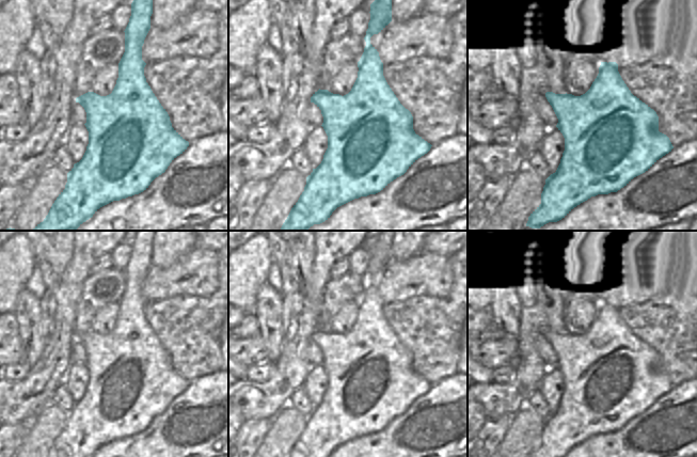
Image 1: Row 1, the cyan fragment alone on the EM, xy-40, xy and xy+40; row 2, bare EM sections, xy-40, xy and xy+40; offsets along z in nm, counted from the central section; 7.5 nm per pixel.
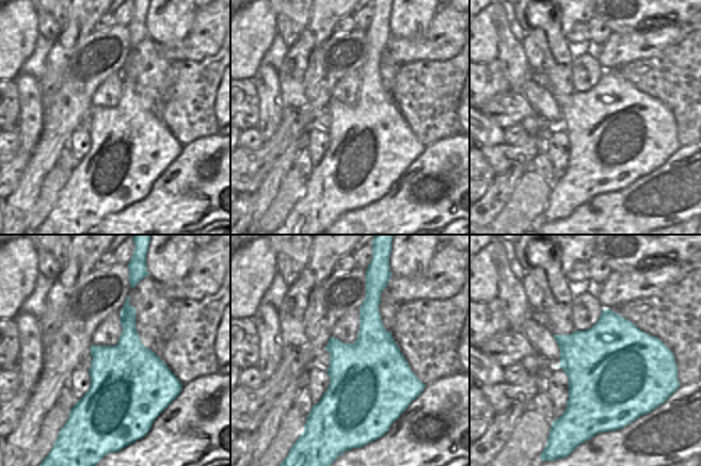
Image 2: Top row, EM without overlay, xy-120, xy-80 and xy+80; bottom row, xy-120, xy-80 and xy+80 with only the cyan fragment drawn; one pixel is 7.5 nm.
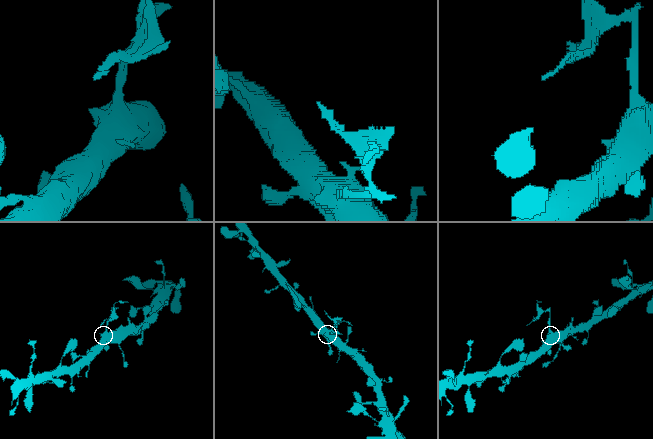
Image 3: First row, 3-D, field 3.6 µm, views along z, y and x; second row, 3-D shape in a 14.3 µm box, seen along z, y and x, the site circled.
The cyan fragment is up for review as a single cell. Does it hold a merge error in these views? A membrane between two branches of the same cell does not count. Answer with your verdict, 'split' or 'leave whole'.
split

